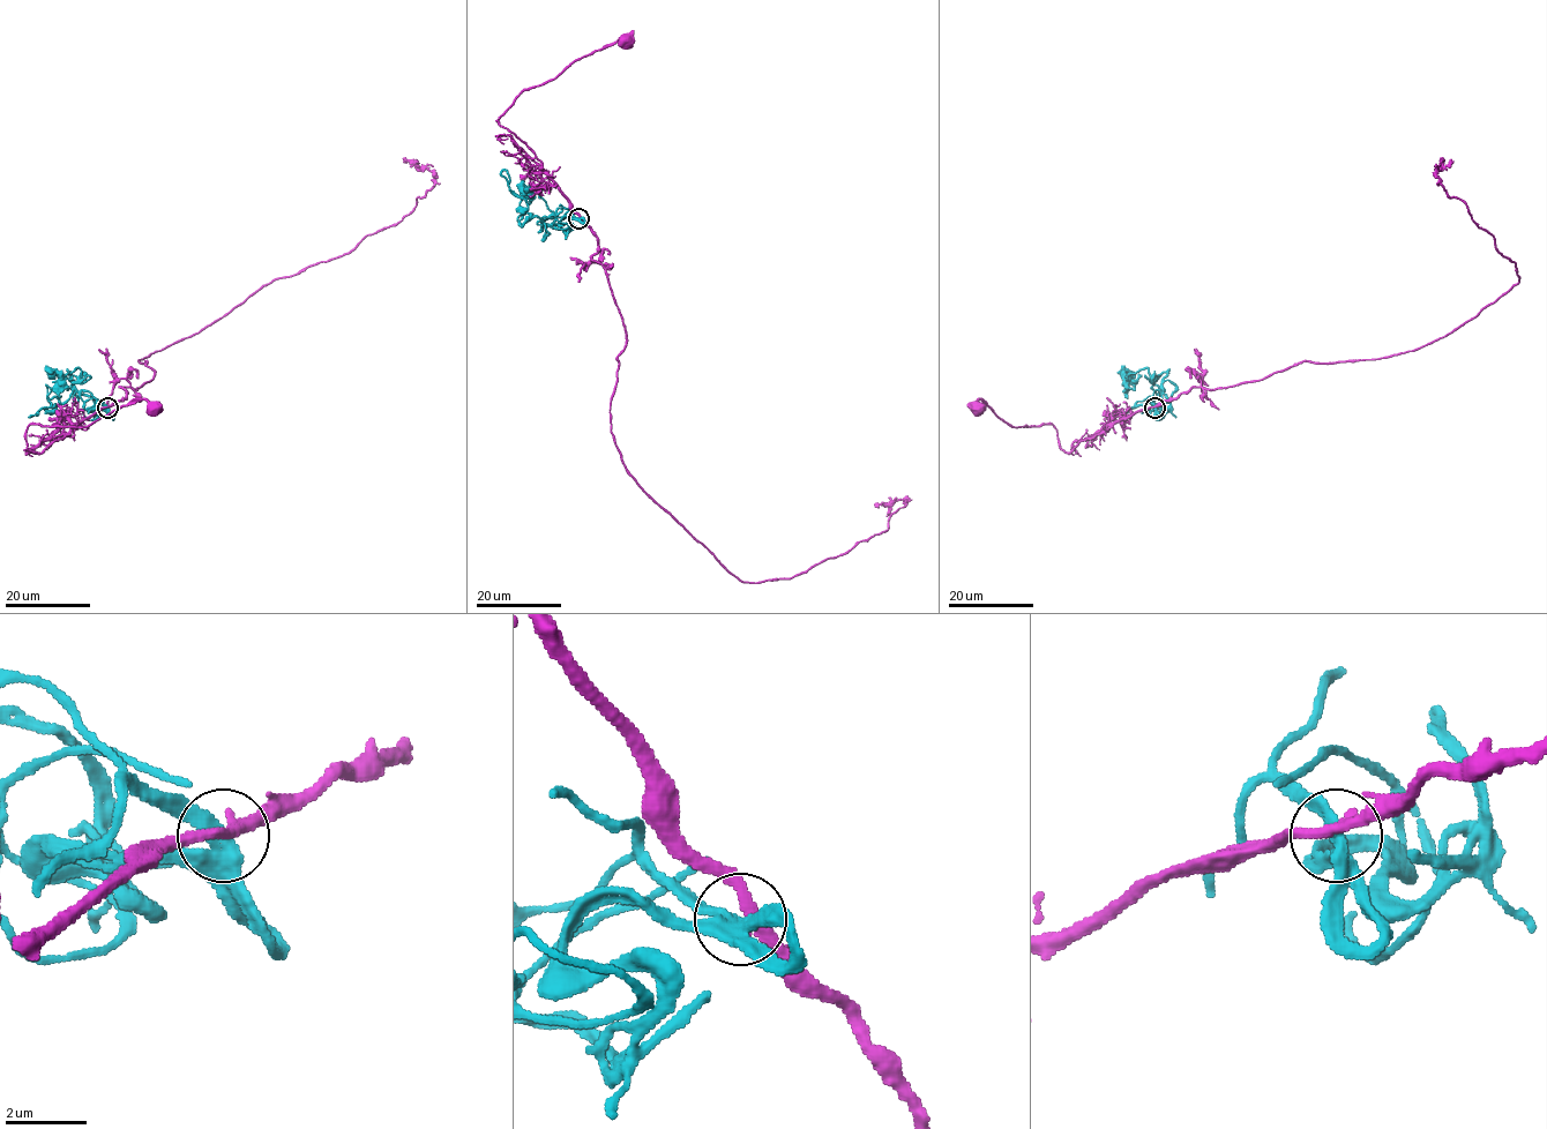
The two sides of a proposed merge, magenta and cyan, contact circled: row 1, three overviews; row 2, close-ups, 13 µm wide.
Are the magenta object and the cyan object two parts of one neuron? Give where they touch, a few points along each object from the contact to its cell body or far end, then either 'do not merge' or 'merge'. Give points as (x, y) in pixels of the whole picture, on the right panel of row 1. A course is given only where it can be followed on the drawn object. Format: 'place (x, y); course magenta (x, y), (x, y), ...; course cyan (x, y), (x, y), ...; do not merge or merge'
place (1155, 408); course magenta (1155, 408), (1111, 423), (1068, 453), (1061, 448), (1056, 430), (1052, 425), (1011, 426), (981, 399), (977, 409); course cyan (1155, 408), (1149, 398), (1161, 390), (1166, 373), (1151, 380), (1146, 368), (1128, 376), (1127, 371), (1128, 379); do not merge

